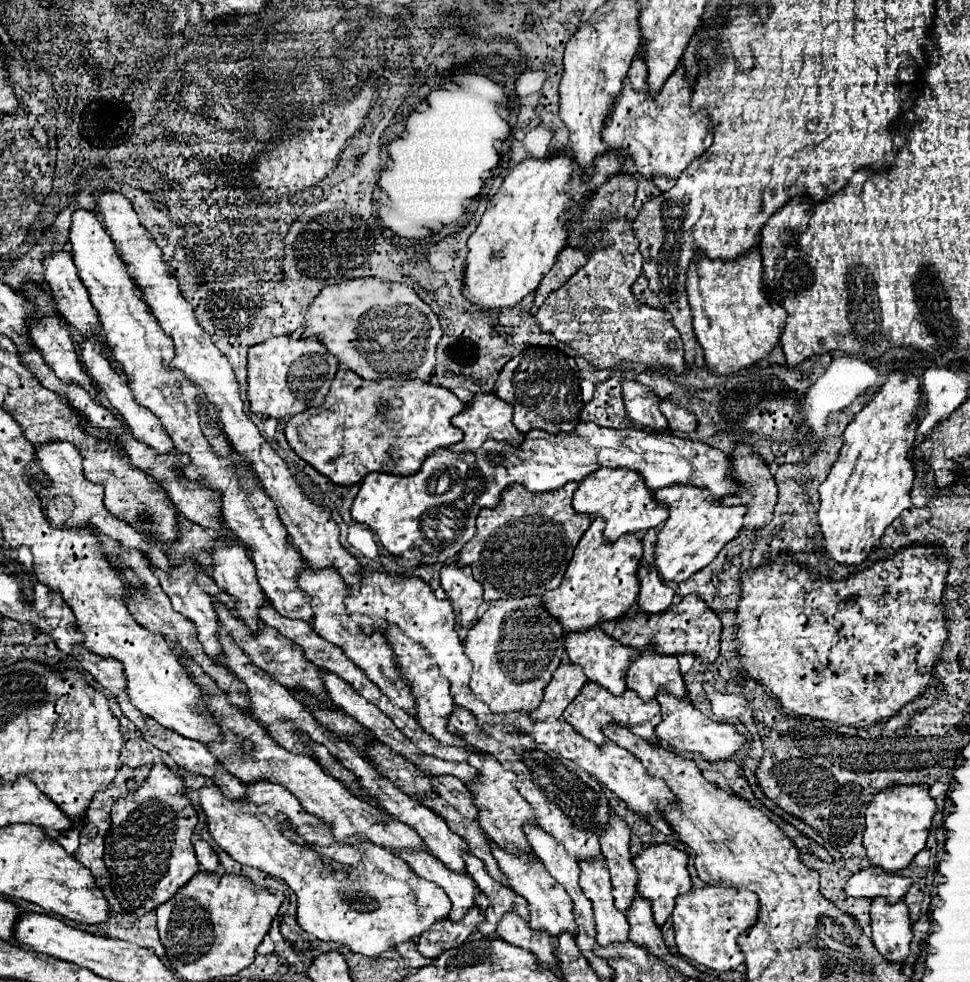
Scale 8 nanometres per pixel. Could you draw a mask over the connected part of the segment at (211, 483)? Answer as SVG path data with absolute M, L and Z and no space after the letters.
M75 210L69 240L79 278L89 292L93 308L99 312L99 322L107 334L107 344L113 348L113 358L127 374L129 388L137 404L149 408L161 420L179 454L191 456L191 464L183 468L185 476L189 480L203 480L207 488L213 488L221 494L223 520L231 532L249 546L251 560L257 568L257 580L273 608L285 618L311 622L311 598L297 586L297 576L303 572L305 562L289 542L289 534L277 514L273 500L267 496L261 480L245 456L233 450L233 454L227 458L219 458L207 444L207 438L201 430L199 404L207 408L209 422L221 428L219 410L207 400L199 386L193 386L191 380L185 380L181 372L171 368L171 360L175 356L173 340L161 332L161 326L149 312L149 306L141 300L141 292L135 288L135 282L127 274L127 266L119 258L117 248L105 232L103 224L93 212Z

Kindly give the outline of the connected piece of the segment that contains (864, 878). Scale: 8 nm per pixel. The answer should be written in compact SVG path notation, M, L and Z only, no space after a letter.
M869 866L865 870L855 872L847 880L845 892L847 892L847 896L871 898L871 900L877 896L883 896L887 902L895 904L895 902L903 900L909 886L911 886L911 878L903 878L899 874L889 874L883 868Z

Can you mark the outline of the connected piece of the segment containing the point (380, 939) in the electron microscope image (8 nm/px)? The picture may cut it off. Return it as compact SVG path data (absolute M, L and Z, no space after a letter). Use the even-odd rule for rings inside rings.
M269 782L251 784L247 786L247 798L239 802L227 800L217 786L201 788L199 798L201 798L203 812L207 816L209 834L215 838L215 842L239 864L259 868L275 878L285 880L297 896L297 916L295 916L297 924L305 932L313 934L323 942L331 940L331 942L347 944L349 950L359 952L363 956L379 956L381 952L393 948L399 942L417 940L417 936L429 930L435 920L449 916L451 900L441 886L417 878L417 874L401 858L397 858L385 848L377 848L375 844L369 844L359 834L353 834L347 840L337 842L331 836L331 828L325 822L321 824L317 816L305 812L299 800L289 790L277 784L269 784ZM281 824L289 824L289 828L297 832L305 840L305 844L297 844L287 836L283 836ZM321 856L345 864L349 872L341 872L341 870L335 872L333 866L321 862Z

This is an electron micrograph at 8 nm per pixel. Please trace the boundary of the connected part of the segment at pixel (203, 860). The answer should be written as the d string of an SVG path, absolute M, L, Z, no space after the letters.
M195 838L193 846L195 846L197 860L199 860L201 868L203 868L203 870L209 870L209 872L215 872L219 860L217 860L217 854L213 852L213 848L211 848L203 838Z

